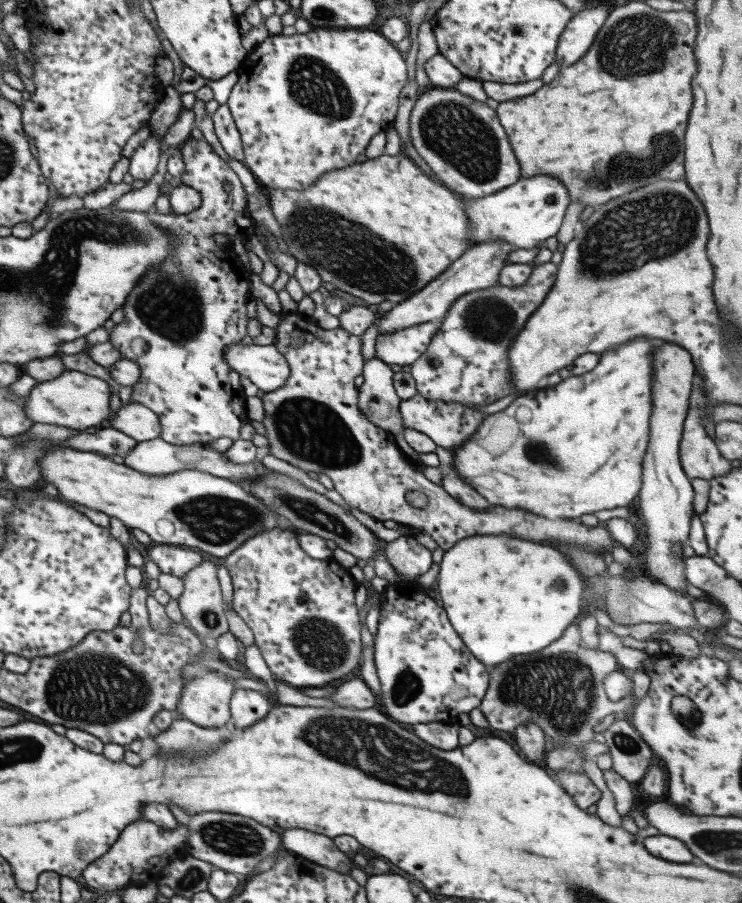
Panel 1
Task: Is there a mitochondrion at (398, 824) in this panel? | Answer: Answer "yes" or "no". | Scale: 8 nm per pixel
no

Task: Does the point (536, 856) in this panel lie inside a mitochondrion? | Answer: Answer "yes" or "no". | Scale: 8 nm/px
no

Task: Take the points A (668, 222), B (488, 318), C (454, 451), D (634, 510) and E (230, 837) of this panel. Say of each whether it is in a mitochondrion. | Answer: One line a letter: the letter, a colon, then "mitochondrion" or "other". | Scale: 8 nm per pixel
A: mitochondrion
B: mitochondrion
C: other
D: other
E: mitochondrion

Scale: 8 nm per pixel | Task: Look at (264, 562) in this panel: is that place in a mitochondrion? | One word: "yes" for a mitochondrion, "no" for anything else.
no

